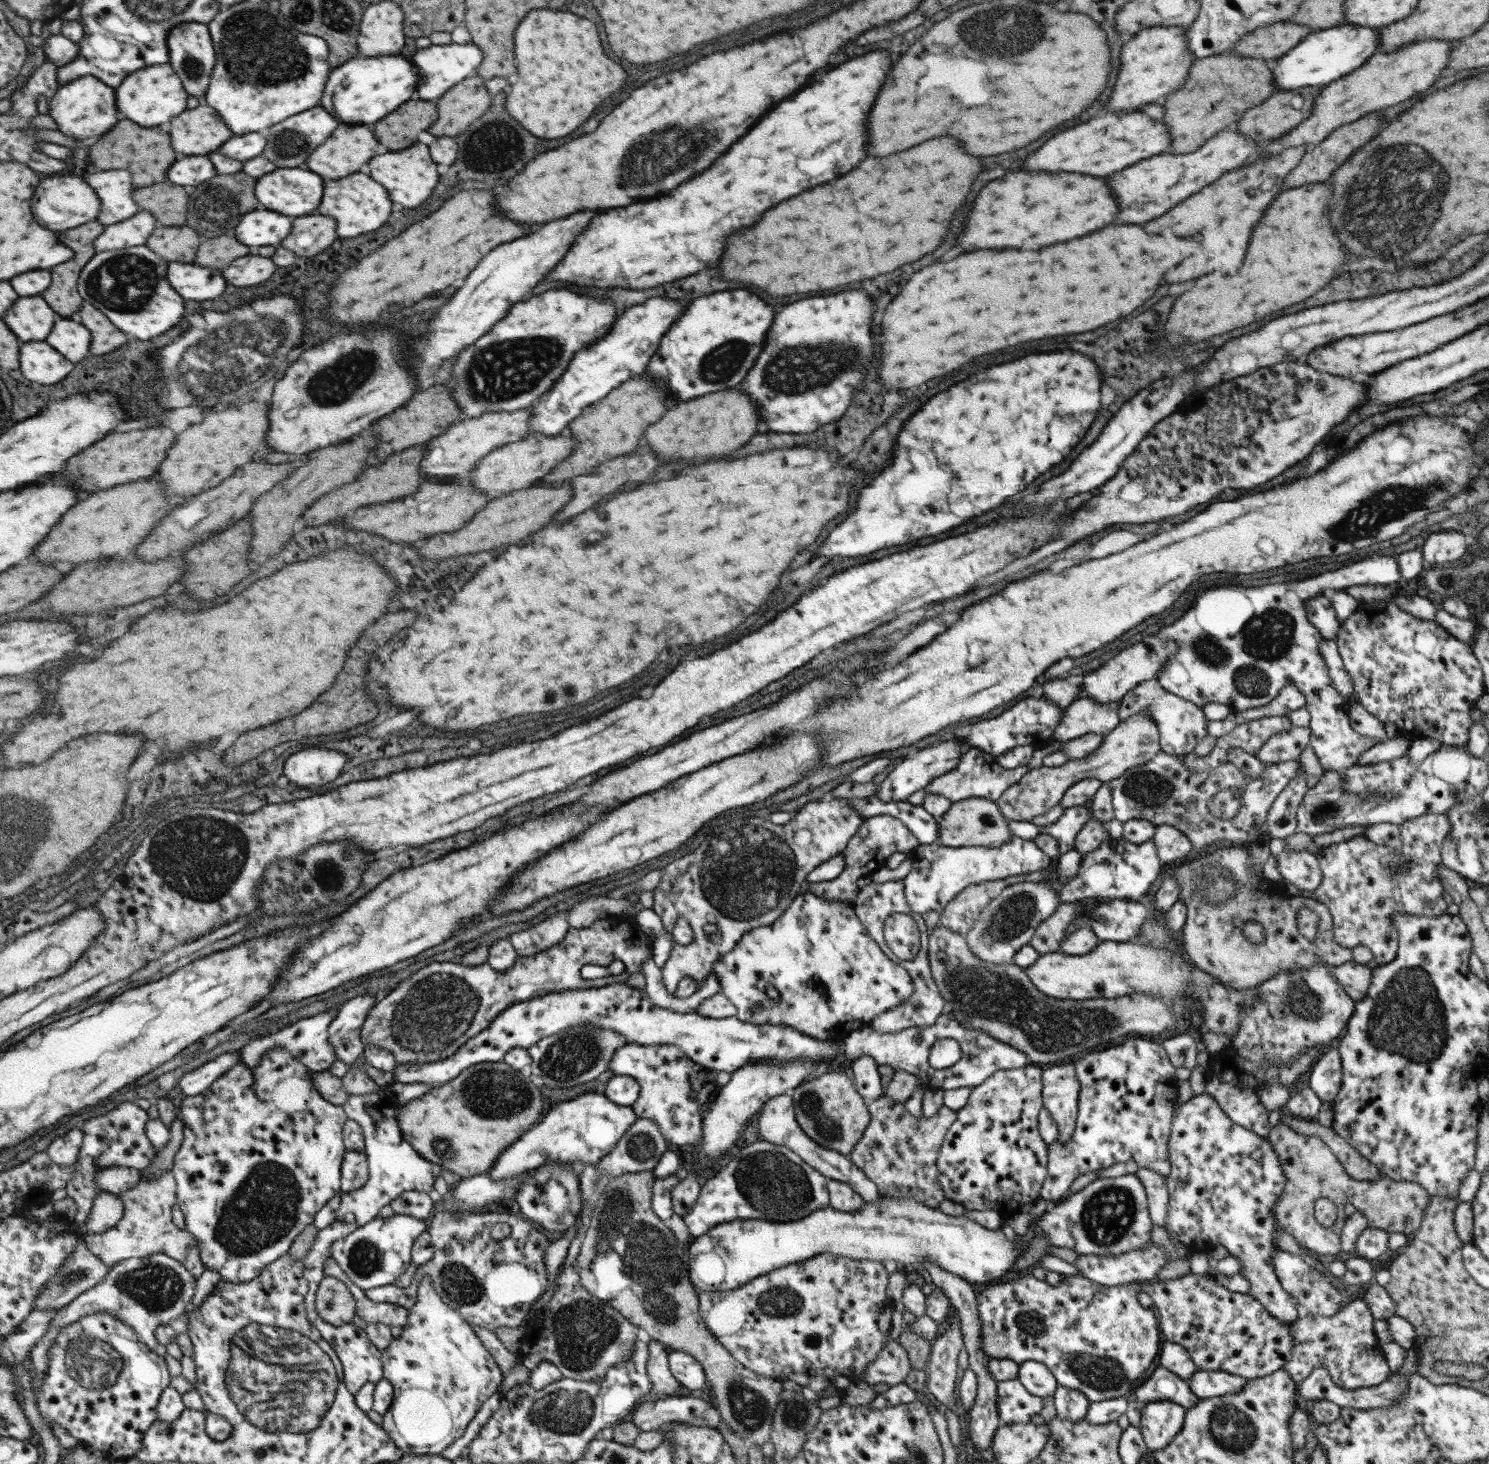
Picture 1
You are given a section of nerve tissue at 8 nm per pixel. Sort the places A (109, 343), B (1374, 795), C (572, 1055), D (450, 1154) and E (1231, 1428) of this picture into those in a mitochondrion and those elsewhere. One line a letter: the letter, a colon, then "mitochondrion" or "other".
A: other
B: mitochondrion
C: mitochondrion
D: mitochondrion
E: mitochondrion

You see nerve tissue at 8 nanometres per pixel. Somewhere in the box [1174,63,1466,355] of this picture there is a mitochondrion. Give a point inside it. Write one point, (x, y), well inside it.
(1392, 195)

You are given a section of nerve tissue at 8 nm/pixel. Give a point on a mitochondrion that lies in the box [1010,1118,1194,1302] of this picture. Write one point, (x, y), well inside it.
(1105, 1217)

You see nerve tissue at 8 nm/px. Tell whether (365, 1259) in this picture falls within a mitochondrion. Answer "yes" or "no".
yes

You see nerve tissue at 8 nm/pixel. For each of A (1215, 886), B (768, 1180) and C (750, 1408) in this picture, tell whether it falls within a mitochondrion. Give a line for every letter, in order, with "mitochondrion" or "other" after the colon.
A: mitochondrion
B: mitochondrion
C: mitochondrion

